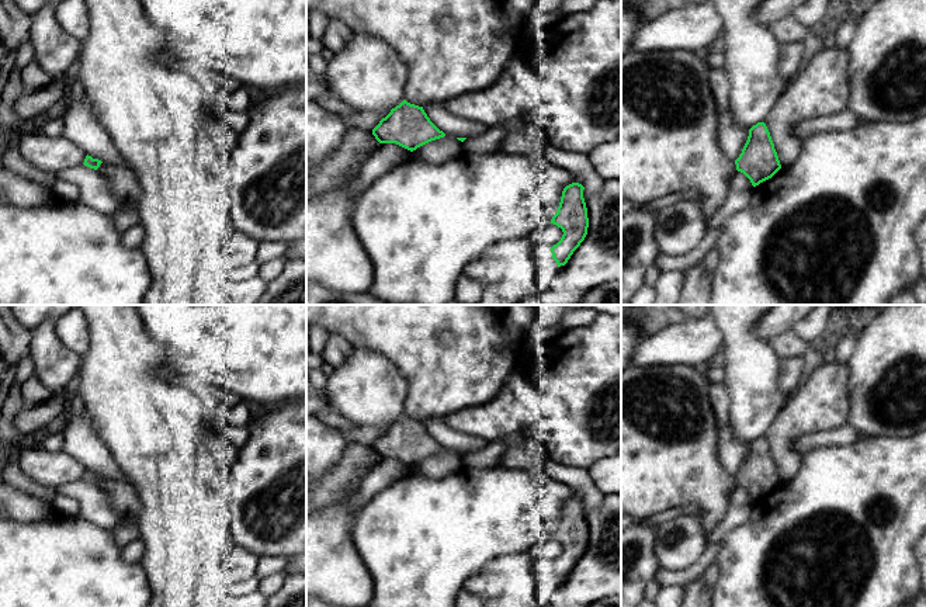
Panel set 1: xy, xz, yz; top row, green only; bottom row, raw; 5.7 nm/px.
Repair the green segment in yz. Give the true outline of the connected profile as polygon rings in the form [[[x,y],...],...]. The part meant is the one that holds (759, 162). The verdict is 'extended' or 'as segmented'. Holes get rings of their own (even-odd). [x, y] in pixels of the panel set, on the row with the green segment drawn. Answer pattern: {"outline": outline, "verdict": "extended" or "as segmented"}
{"outline": [[[757,122],[749,129],[748,141],[735,164],[736,170],[743,173],[753,187],[771,178],[781,169],[764,122]]], "verdict": "as segmented"}

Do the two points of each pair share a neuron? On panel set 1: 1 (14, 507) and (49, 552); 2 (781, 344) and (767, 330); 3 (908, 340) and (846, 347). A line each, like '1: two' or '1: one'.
1: two
2: two
3: two

